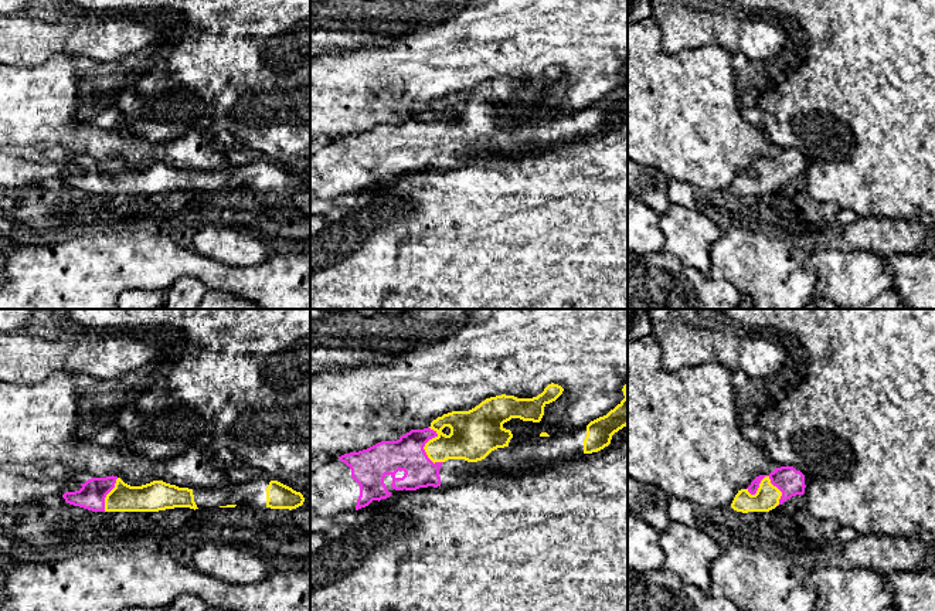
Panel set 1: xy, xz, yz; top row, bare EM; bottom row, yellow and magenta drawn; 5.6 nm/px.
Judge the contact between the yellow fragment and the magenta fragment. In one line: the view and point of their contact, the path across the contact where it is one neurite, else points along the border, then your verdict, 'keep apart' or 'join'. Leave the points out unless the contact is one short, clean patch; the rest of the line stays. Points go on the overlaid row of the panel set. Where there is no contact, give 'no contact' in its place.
yz (764, 478) | across yz (767, 498), (764, 478), (772, 482), (791, 482) | join

